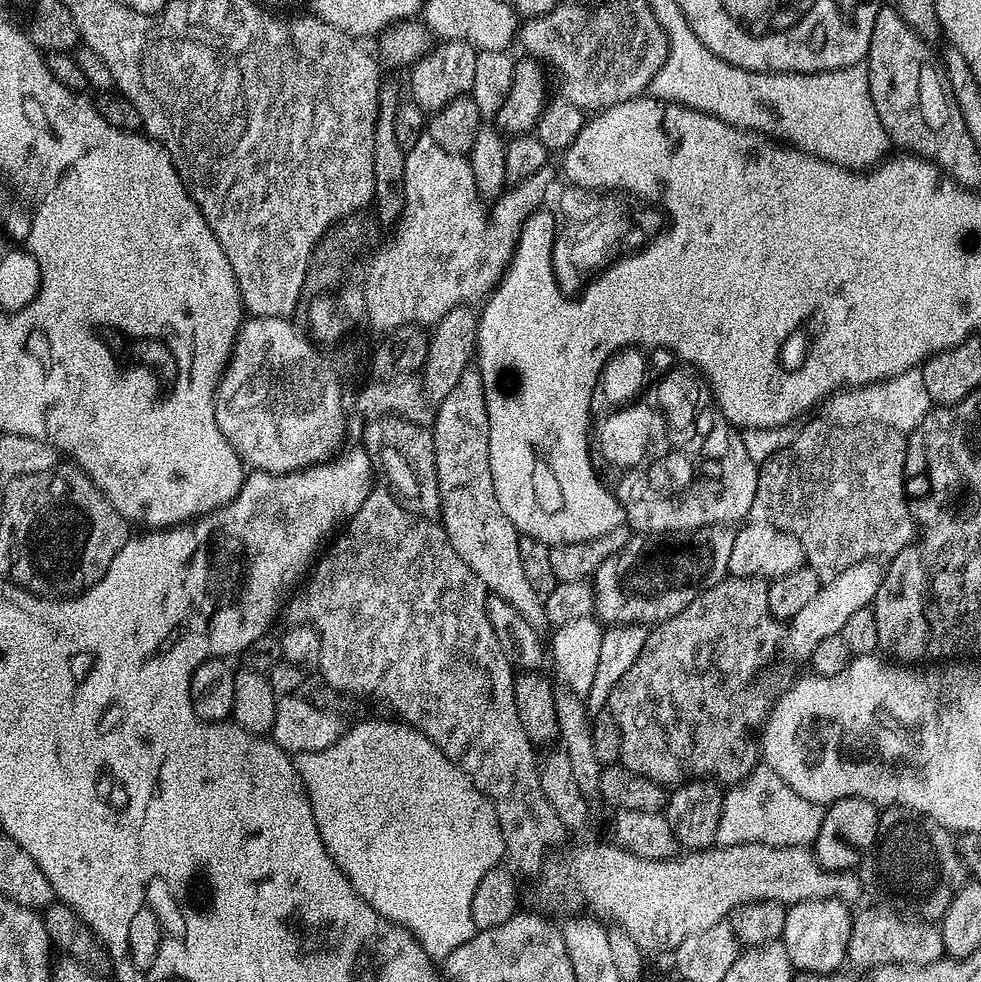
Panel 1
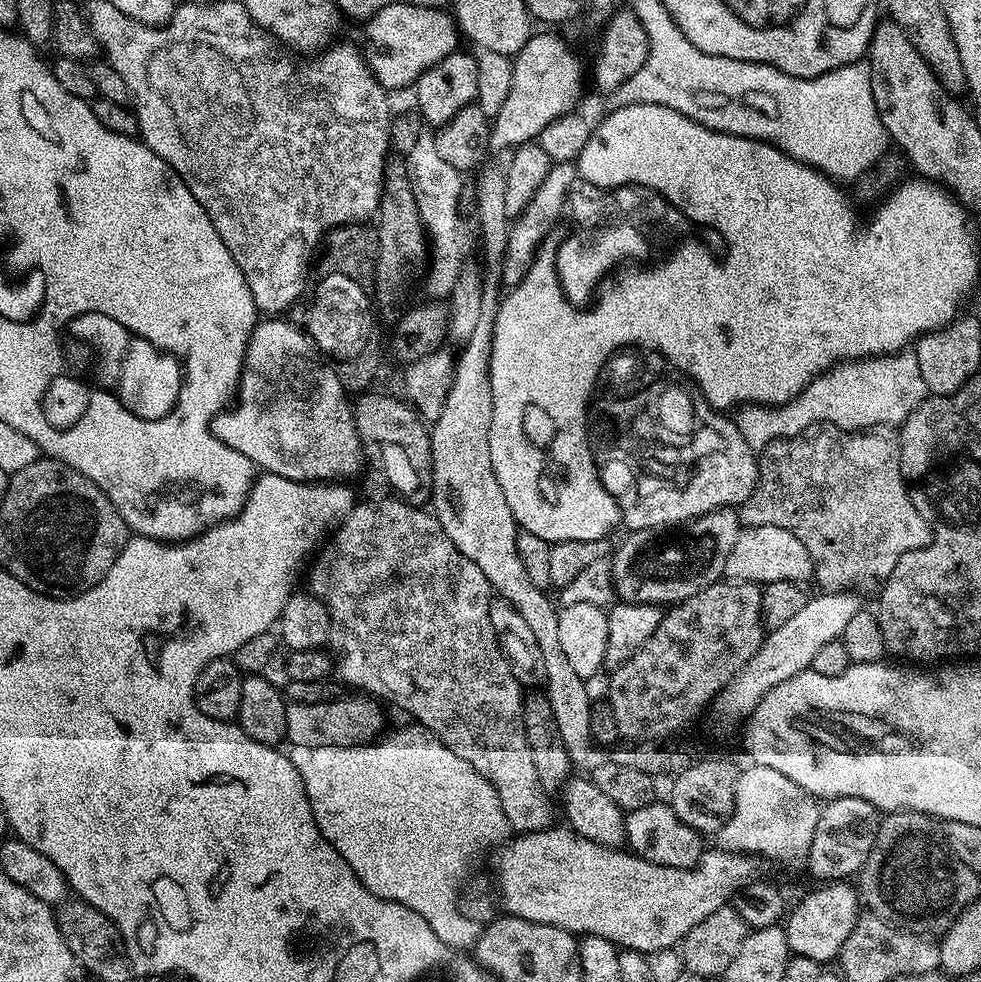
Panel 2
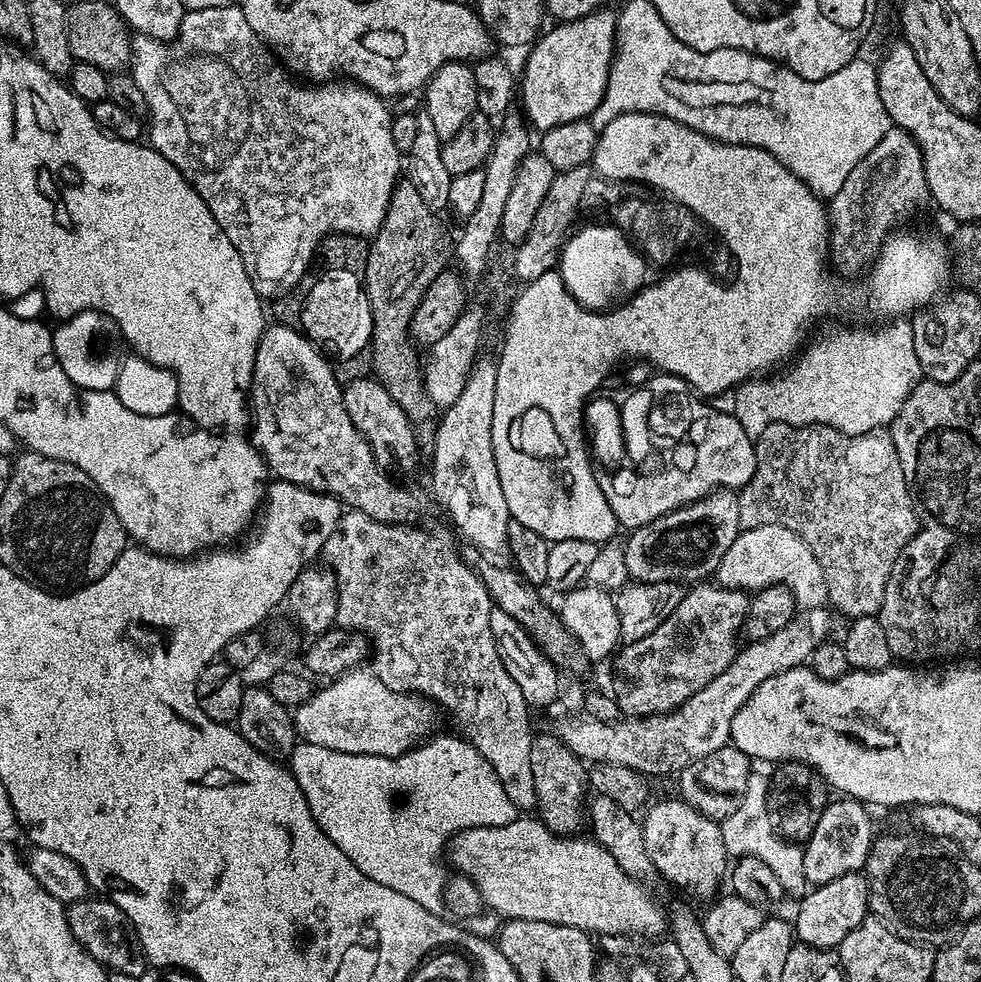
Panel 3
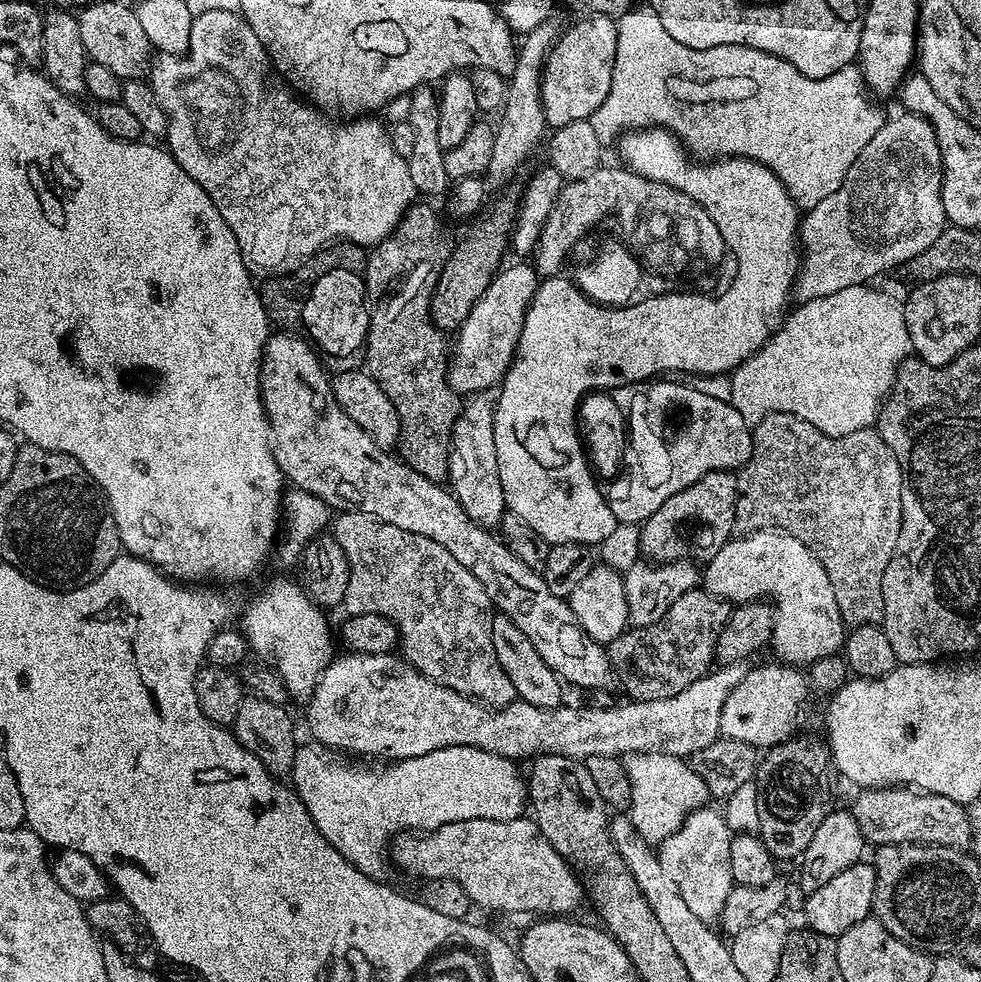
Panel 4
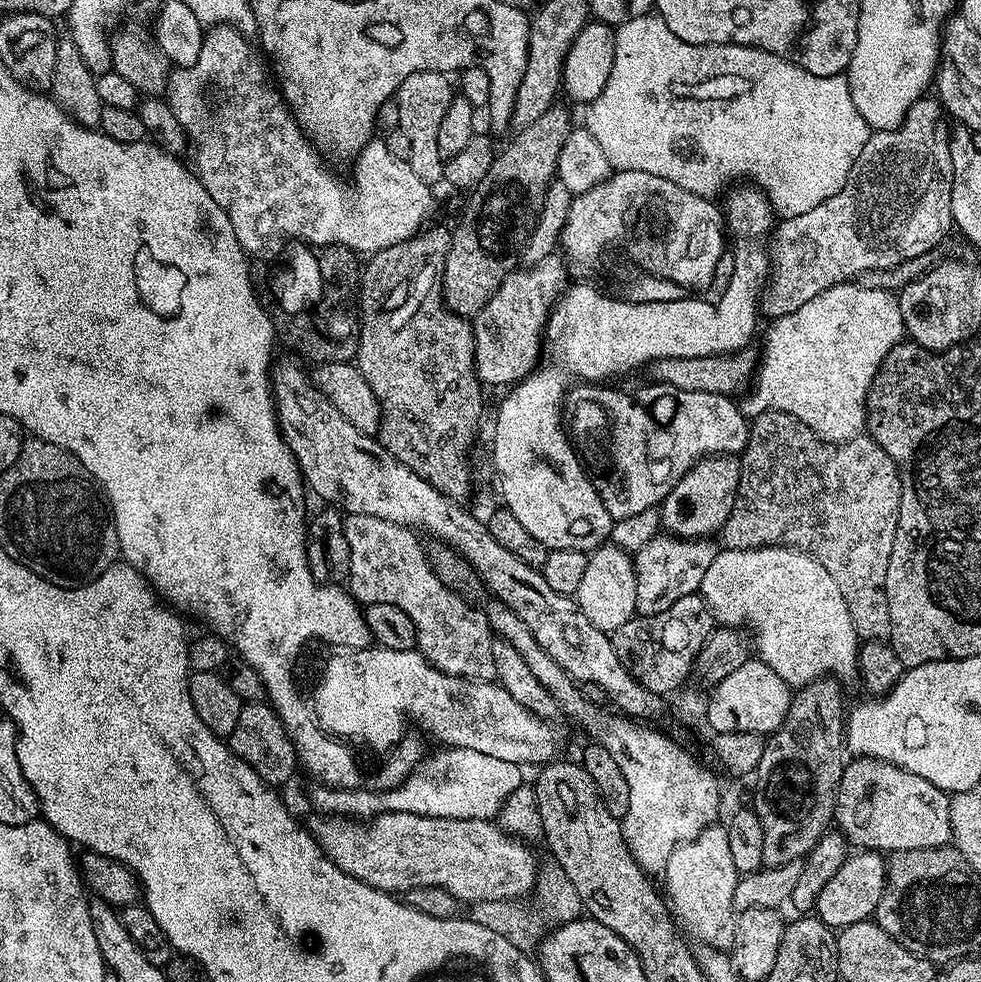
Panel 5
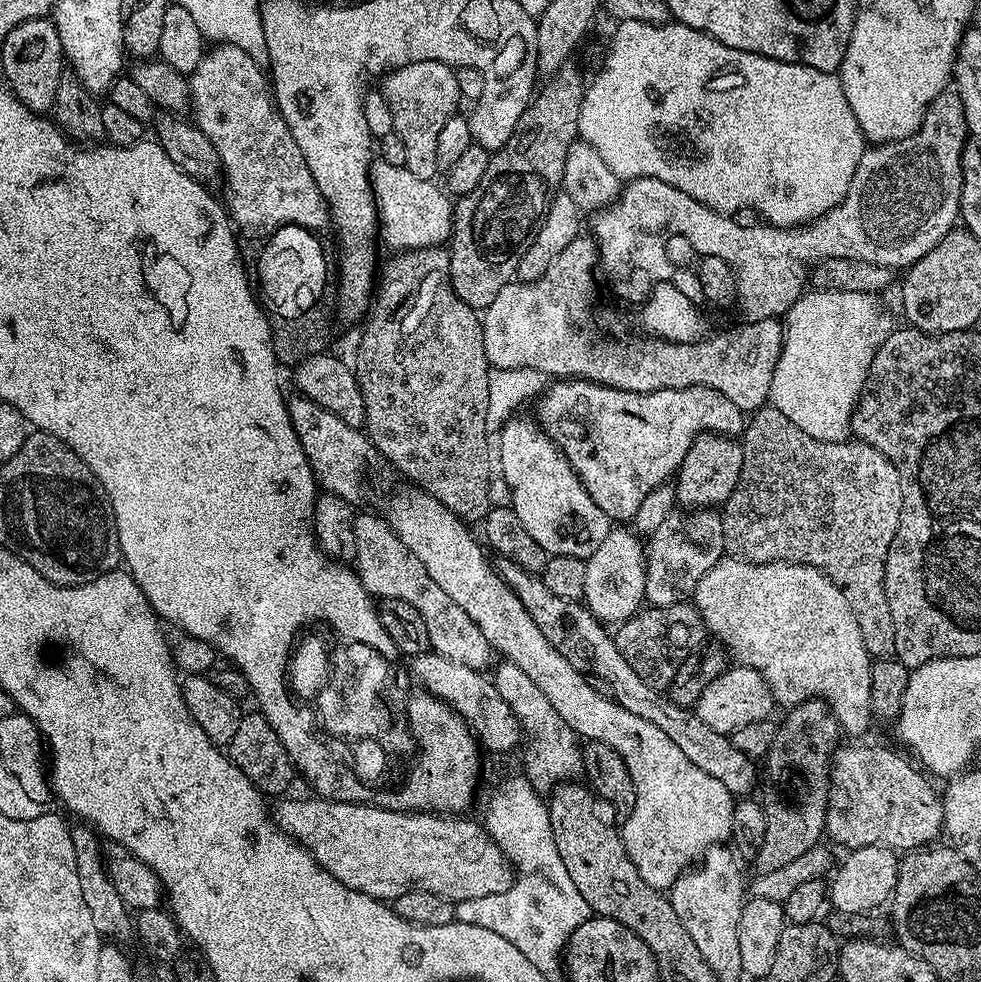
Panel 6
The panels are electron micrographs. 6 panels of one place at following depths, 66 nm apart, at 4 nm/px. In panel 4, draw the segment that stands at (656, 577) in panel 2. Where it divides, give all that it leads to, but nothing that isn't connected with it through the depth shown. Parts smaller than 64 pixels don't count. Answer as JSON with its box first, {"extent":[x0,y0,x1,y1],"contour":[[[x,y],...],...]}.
{"extent":[640,471,736,564],"contour":[[[731,471],[707,472],[692,485],[685,486],[680,491],[673,491],[670,498],[662,503],[650,518],[643,521],[640,529],[640,551],[645,557],[661,564],[669,564],[675,560],[691,560],[693,562],[707,562],[733,539],[734,510],[736,509],[736,476]]]}

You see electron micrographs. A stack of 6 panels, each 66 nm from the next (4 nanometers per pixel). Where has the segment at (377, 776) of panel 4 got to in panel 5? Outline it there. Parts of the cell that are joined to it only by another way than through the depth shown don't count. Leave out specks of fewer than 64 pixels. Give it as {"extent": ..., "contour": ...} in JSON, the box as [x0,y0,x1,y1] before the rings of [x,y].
{"extent":[312,747,526,821],"contour":[[[447,747],[445,750],[440,750],[436,756],[431,756],[421,760],[420,765],[398,787],[391,788],[389,792],[374,792],[367,786],[363,788],[316,786],[312,792],[312,804],[317,808],[317,813],[337,818],[371,818],[381,816],[383,812],[409,812],[434,818],[495,821],[504,803],[520,789],[521,784],[526,780],[525,769],[521,765],[494,758],[491,754],[478,754],[478,750]]]}

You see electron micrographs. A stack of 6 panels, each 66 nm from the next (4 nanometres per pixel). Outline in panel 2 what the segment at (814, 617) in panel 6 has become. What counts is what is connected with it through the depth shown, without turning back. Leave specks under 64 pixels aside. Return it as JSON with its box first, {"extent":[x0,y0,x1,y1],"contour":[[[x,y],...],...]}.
{"extent":[724,526,814,586],"contour":[[[754,526],[744,528],[738,542],[734,542],[730,558],[726,558],[724,576],[732,582],[751,580],[763,586],[772,580],[808,582],[813,579],[814,569],[810,554],[806,554],[806,546],[802,546],[802,542],[798,542],[790,530],[782,530],[782,526]]]}

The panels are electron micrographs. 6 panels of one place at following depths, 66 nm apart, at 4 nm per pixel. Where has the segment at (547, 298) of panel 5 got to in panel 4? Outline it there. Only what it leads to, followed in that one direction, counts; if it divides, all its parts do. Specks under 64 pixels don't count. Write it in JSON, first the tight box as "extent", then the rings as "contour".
{"extent":[448,262,538,394],"contour":[[[528,262],[516,263],[520,264],[509,263],[501,267],[490,286],[486,286],[482,298],[474,302],[466,322],[462,322],[455,333],[457,336],[456,340],[454,336],[448,366],[448,384],[457,394],[480,394],[495,389],[503,381],[516,356],[516,344],[538,285],[535,267]]]}

